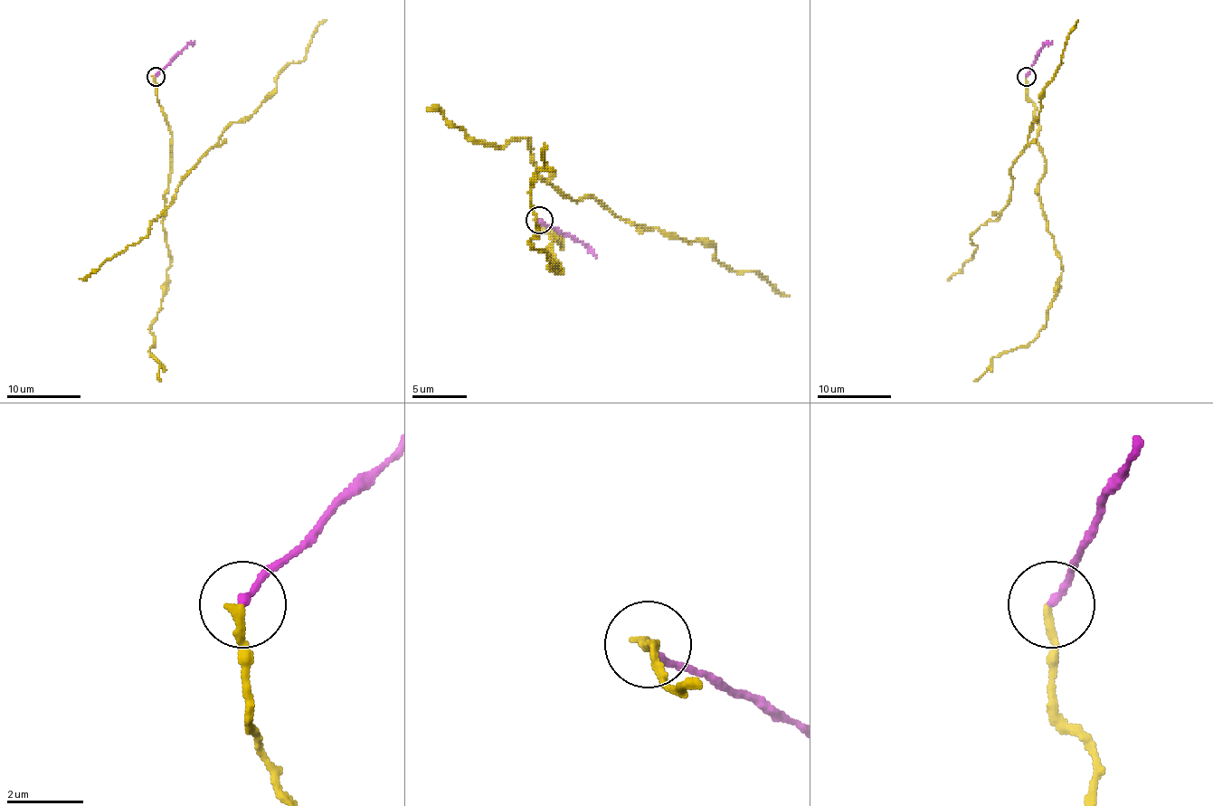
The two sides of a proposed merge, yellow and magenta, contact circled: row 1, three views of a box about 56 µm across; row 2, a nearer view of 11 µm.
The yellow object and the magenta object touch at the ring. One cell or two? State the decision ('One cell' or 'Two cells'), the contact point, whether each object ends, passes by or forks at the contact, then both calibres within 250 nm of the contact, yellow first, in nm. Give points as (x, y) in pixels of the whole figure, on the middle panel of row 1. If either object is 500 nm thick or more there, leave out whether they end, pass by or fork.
Two cells. Place: (539, 220). At the ring yellow ends. At the ring magenta ends. Thickness 240 nm (yellow) against 180 nm

